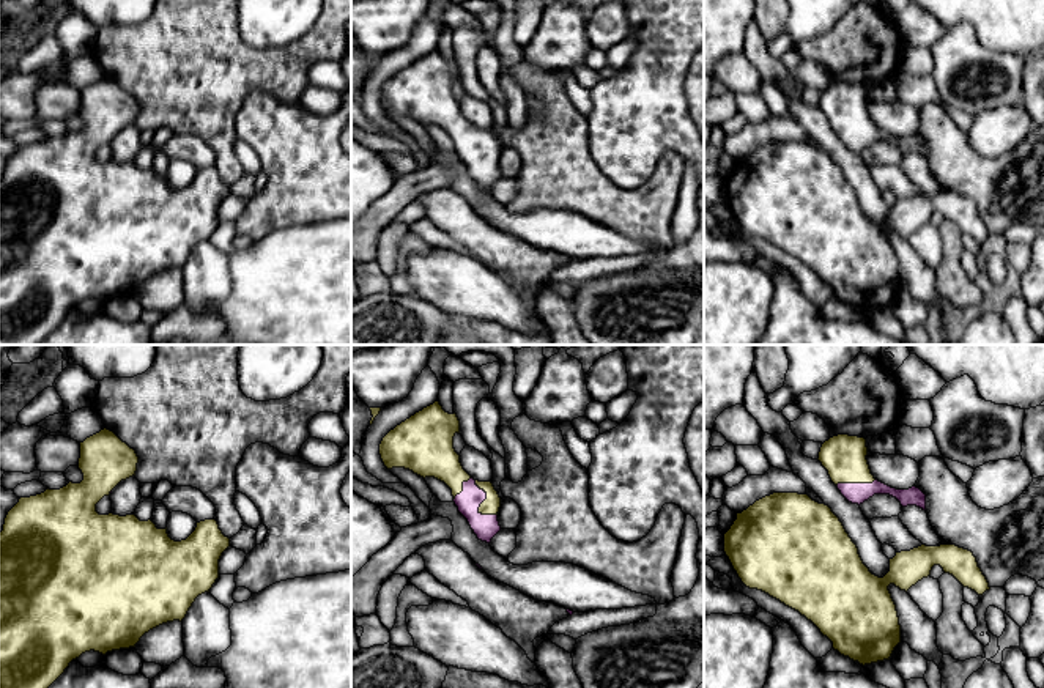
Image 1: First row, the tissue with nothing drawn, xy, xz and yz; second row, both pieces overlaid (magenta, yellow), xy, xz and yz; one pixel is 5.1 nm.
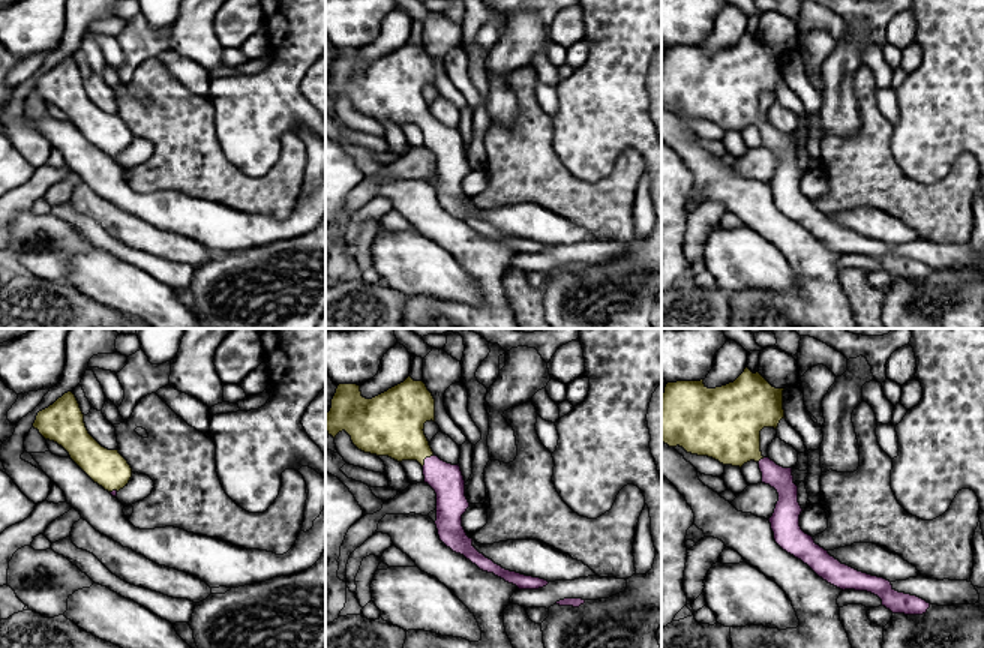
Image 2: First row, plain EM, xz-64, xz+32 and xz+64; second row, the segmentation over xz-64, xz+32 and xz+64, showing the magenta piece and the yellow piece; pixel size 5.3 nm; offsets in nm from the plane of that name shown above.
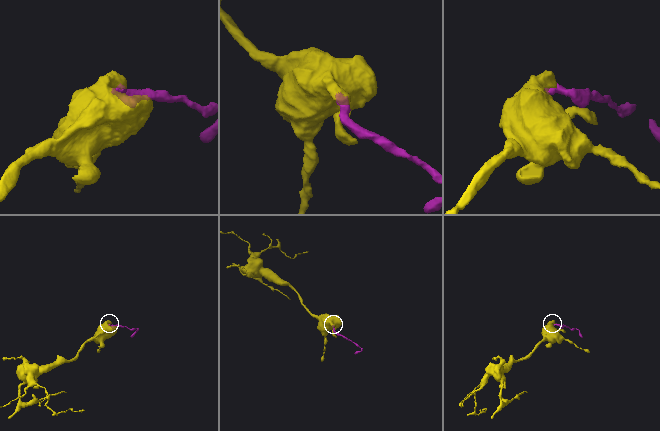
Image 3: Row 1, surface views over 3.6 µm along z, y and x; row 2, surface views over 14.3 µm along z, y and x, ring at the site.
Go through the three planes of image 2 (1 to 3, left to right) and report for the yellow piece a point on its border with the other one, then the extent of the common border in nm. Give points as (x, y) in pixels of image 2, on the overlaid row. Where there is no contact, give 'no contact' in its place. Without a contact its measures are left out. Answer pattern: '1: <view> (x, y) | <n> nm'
1: xz-64 (113, 491) | 50 nm
2: xz+32 (426, 458) | 90 nm
3: xz+64 (761, 459) | 50 nm

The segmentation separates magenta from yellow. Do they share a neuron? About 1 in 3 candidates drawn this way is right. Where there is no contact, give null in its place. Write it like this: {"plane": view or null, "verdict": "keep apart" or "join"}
{"plane": "xz", "verdict": "join"}

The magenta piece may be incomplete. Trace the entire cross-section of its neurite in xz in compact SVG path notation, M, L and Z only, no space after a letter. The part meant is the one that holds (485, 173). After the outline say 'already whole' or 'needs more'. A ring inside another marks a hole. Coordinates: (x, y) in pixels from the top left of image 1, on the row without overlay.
M435 49L391 77L379 91L379 102L387 117L405 115L424 126L444 129L477 186L490 190L501 178L501 145L491 129L474 128L463 117L454 96L457 80L457 61L446 60Z; needs more

